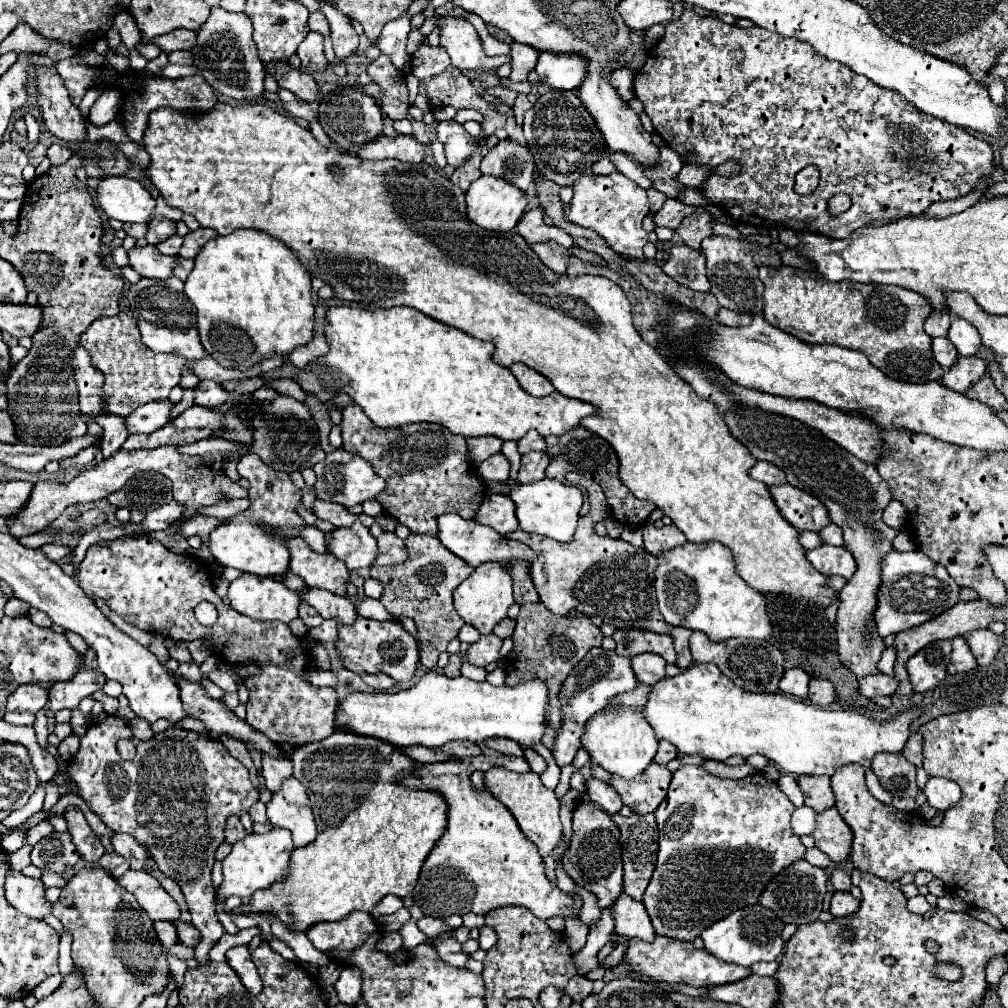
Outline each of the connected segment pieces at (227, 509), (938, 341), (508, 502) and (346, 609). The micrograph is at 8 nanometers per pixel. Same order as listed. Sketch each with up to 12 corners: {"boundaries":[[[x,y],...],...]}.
{"boundaries":[[[240,500],[238,505],[219,502],[205,506],[199,513],[218,518],[231,518],[245,511],[249,500]],[[933,338],[933,356],[943,370],[957,362],[947,338]],[[489,494],[475,520],[501,534],[519,528],[513,500]],[[307,590],[303,600],[323,618],[355,624],[349,598],[325,590]]]}

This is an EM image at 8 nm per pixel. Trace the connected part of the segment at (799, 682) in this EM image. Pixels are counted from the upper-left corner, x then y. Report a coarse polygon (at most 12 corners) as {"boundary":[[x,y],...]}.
{"boundary":[[801,668],[785,670],[779,690],[805,700],[809,676]]}

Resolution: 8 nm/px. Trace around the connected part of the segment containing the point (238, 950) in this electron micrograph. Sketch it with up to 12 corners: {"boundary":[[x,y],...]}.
{"boundary":[[249,946],[227,950],[227,964],[251,994],[263,984]]}

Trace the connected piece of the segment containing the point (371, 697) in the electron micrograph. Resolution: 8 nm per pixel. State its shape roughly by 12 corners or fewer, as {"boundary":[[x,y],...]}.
{"boundary":[[429,670],[401,692],[351,692],[335,726],[397,748],[547,730],[549,686]]}

